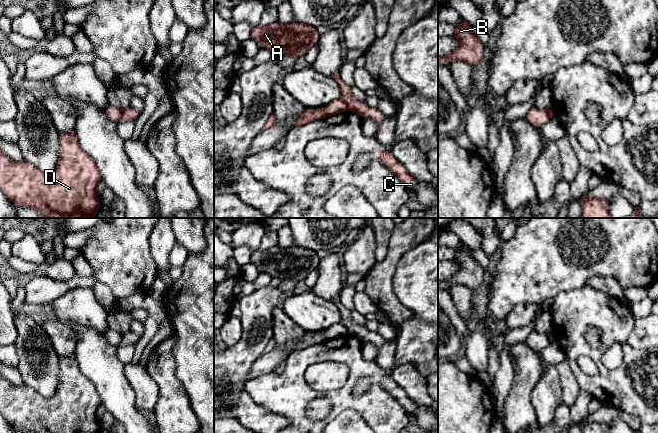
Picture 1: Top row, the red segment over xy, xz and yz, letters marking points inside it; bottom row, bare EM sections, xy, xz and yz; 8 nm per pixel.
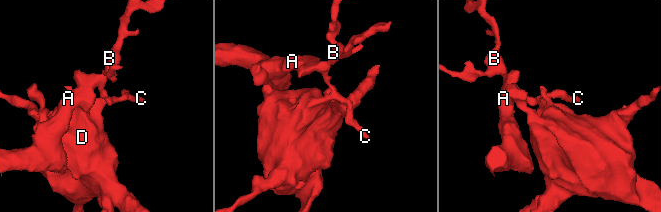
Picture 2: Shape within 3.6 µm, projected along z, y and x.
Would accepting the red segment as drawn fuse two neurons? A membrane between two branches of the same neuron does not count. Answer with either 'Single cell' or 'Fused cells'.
Fused cells

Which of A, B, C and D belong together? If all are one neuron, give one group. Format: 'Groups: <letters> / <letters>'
Groups: A B C / D

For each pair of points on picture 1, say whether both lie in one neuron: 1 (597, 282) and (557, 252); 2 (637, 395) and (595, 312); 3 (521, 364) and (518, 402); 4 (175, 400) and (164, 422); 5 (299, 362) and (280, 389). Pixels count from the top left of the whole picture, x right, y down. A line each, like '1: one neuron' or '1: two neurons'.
1: two neurons
2: one neuron
3: one neuron
4: one neuron
5: one neuron

